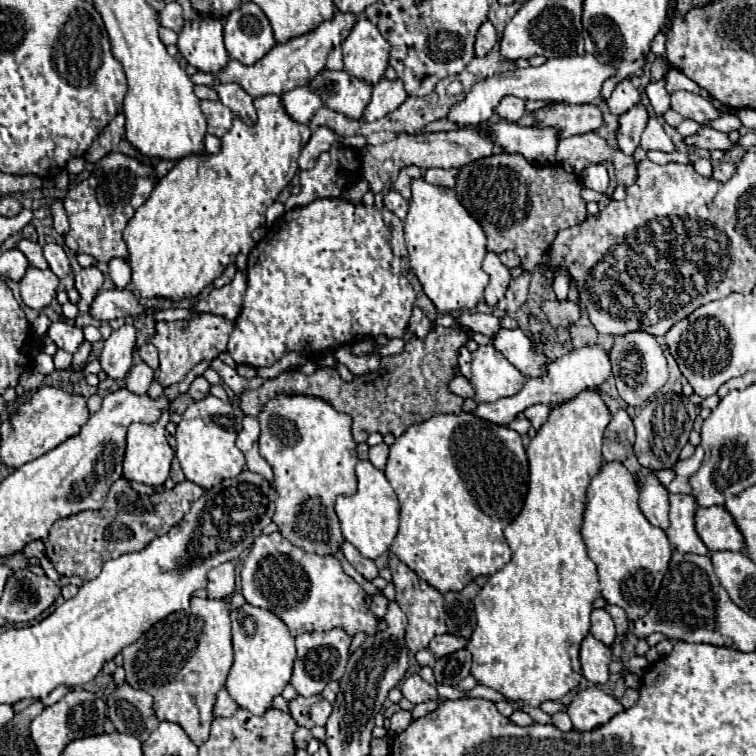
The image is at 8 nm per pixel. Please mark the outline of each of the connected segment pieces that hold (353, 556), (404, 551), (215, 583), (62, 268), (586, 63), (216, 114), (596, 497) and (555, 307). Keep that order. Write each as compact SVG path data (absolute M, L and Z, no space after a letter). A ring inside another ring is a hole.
M344 541L344 543L340 545L340 549L342 549L342 553L346 555L348 563L350 563L360 575L364 575L368 581L372 581L372 579L378 575L378 567L374 565L374 561L362 557L362 555L360 555L348 541Z
M466 411L436 415L424 423L410 425L390 445L384 473L400 501L400 529L390 549L440 593L462 591L478 575L492 575L510 561L502 529L520 513L528 491L528 459L520 433Z
M226 561L218 567L214 567L208 573L208 597L210 599L224 599L230 597L234 593L234 579L236 579L236 571L234 571L234 563Z
M58 243L44 245L44 257L46 257L46 261L48 261L54 275L66 277L70 273L70 261L68 261L64 249Z
M586 53L582 57L566 57L566 59L548 59L540 67L526 67L508 71L502 75L494 75L490 79L484 79L472 87L472 91L466 95L464 101L454 105L448 113L448 119L458 125L480 125L490 119L494 113L498 101L506 95L514 95L518 99L542 99L542 101L554 101L554 103L570 103L570 105L582 105L582 103L596 103L600 99L600 89L606 79L616 75L616 67L608 63L600 63L594 55Z
M202 101L202 111L208 119L208 133L222 137L232 127L234 113L220 101Z
M604 462L600 473L588 487L588 503L582 525L588 555L598 565L602 597L608 603L622 607L630 623L638 621L652 609L672 557L666 533L648 523L638 507L638 497L632 473L622 463Z
M545 301L542 304L542 310L548 315L550 323L558 329L558 341L564 343L568 339L568 333L564 329L580 317L580 307L576 307L576 303L570 303L570 301L564 301L564 303Z

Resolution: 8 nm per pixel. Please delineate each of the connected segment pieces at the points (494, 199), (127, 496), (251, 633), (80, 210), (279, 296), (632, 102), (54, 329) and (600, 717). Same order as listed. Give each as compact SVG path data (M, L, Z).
M490 155L462 167L462 177L454 187L456 195L482 225L488 237L488 251L516 251L522 259L524 275L512 279L506 291L506 311L518 311L528 295L528 283L538 269L548 245L558 231L580 225L586 219L586 203L580 197L580 179L560 163L532 165L522 155Z
M120 477L110 485L104 507L98 511L82 511L64 519L58 519L48 537L42 539L46 547L46 557L52 561L60 575L78 575L84 583L98 577L102 565L108 559L116 559L126 553L142 551L150 541L168 533L190 509L190 505L204 493L204 489L192 481L178 483L168 493L168 503L162 493L152 497L138 495L130 483Z
M244 603L240 609L232 609L230 619L234 663L226 679L226 689L240 707L262 715L270 707L270 701L282 693L284 685L290 683L292 663L296 659L294 637L278 615L268 609L254 607L250 603Z
M108 153L96 163L96 169L88 179L72 183L66 197L64 209L70 221L70 231L64 235L70 251L92 255L98 263L108 263L114 257L128 261L128 247L122 239L122 231L134 217L136 209L146 203L158 177L152 165L144 165L124 153Z
M316 199L310 205L284 213L256 243L248 257L248 289L242 313L236 319L228 353L240 365L272 367L288 351L302 351L308 359L322 349L356 343L364 337L402 337L414 305L414 289L400 271L390 249L390 229L374 205L352 205L342 199Z
M628 79L620 81L620 83L616 85L612 97L608 99L608 107L610 107L610 111L612 111L614 115L622 115L622 113L626 113L628 109L632 109L632 107L636 107L636 105L640 105L640 103L642 103L640 91L638 91Z
M56 321L56 323L50 323L48 327L48 333L46 333L58 349L64 349L68 353L74 353L78 349L78 345L84 341L82 337L82 329L76 327L76 325L70 325L66 321Z
M590 687L590 689L580 689L576 693L572 703L568 705L568 715L574 723L574 729L590 731L610 721L622 709L624 707L618 703L618 699L606 695L598 687Z

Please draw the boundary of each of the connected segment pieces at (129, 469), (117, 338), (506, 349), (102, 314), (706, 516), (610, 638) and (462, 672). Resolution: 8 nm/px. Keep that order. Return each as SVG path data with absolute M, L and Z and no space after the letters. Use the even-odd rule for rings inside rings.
M164 413L156 423L132 423L128 427L126 435L126 457L124 457L124 477L128 481L138 481L150 487L164 485L164 481L170 475L170 463L174 457L174 451L168 445L166 439L166 425L168 425L168 413Z
M124 323L122 327L112 331L112 335L104 341L104 349L100 355L100 365L106 375L122 379L130 371L138 335L140 329L136 327L136 323Z
M498 329L492 343L522 375L538 377L544 373L546 357L534 351L532 341L522 329Z
M112 289L112 291L100 291L90 307L90 315L94 319L100 319L100 321L112 321L112 319L124 319L124 317L138 317L138 315L144 315L146 311L154 311L154 309L148 309L146 305L142 305L136 295L128 289Z
M698 507L694 523L698 537L712 553L726 549L742 551L742 535L738 527L734 527L734 519L724 507Z
M594 609L592 611L592 627L590 627L590 633L598 641L602 641L604 645L614 643L614 639L616 639L614 621L612 621L612 617L604 609Z
M460 649L452 655L440 657L434 665L434 677L436 683L440 685L458 685L462 679L466 679L470 675L470 667L472 667L472 655L468 649Z

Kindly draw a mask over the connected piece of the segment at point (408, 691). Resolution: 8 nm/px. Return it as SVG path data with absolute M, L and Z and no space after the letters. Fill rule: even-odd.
M408 675L402 683L400 683L400 691L402 695L410 701L410 703L424 703L424 701L430 701L430 699L436 699L438 697L438 691L434 685L426 683L420 675Z

